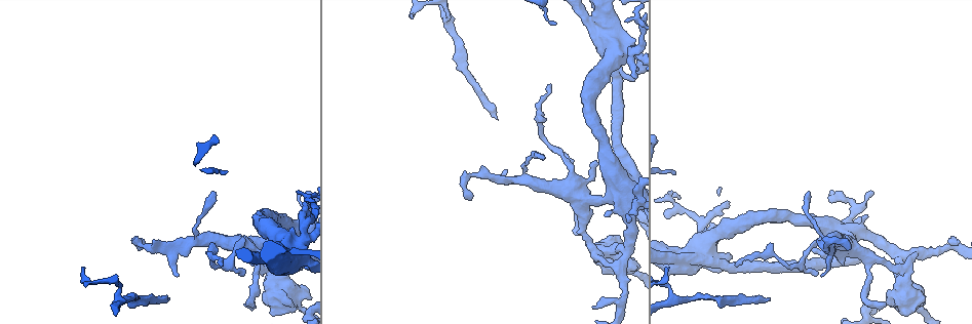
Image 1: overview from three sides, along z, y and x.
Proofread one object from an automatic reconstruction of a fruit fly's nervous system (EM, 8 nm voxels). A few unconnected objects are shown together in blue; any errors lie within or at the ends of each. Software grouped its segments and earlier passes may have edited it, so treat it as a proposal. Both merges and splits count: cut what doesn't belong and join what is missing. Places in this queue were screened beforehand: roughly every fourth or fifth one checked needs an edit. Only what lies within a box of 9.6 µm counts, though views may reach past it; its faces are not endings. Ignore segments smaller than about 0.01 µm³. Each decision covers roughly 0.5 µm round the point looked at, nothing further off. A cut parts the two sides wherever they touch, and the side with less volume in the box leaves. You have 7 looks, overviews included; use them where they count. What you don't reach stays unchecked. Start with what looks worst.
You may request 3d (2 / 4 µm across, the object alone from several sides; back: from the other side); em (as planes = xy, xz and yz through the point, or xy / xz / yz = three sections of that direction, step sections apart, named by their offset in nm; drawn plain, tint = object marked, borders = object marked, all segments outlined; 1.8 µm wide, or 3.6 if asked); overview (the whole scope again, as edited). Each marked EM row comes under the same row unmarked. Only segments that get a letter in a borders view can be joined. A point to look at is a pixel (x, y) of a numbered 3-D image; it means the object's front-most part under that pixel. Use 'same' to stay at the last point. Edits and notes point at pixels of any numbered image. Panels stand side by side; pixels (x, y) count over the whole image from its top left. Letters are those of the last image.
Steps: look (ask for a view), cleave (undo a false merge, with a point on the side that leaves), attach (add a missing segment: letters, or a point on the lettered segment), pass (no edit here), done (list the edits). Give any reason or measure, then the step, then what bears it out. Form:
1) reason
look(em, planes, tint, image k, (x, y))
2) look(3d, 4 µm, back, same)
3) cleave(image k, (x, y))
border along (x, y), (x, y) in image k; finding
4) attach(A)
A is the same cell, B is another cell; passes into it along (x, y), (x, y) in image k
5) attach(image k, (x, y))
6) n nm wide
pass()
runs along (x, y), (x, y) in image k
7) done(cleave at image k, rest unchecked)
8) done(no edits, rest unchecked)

end of a long branch
look(em, xy, step 8, tint, image 1, (498, 119))

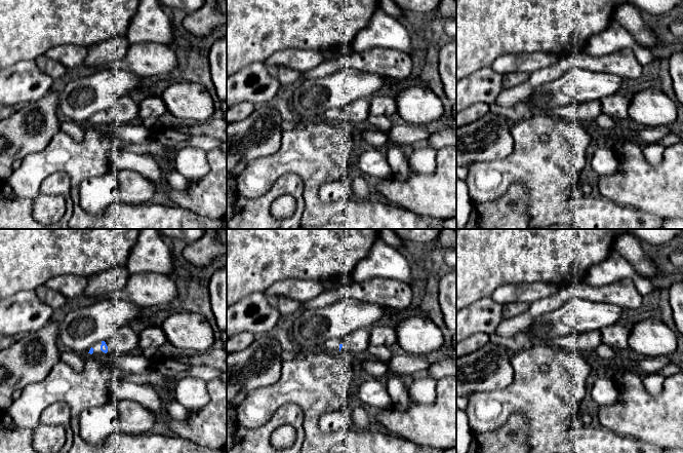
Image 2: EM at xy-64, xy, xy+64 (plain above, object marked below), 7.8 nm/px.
look(em, planes, tint, same)

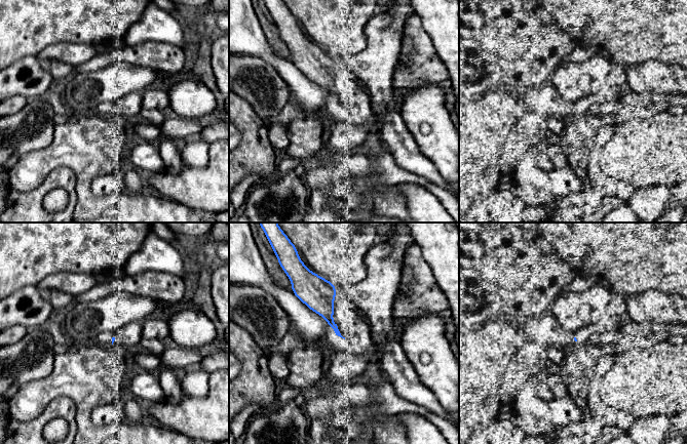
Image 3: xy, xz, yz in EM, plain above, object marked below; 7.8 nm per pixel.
look(em, planes, borders, same)

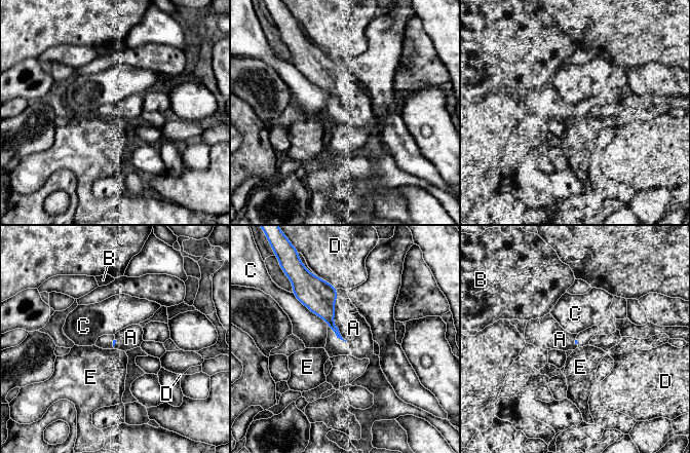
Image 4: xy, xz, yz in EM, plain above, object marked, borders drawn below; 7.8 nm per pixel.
attach(A)
A is the same cell, B, C, D and E are other cells; it goes on there

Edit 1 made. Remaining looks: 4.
look(3d, 4 µm, image 1, (272, 260))

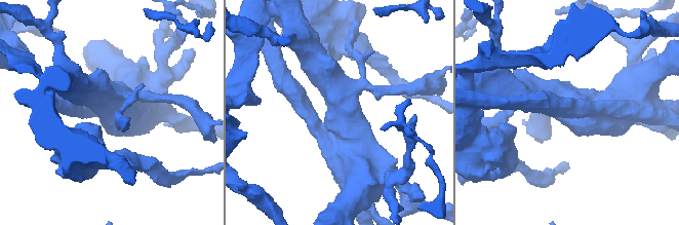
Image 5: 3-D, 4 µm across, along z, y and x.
now the EM
look(em, 3.6 µm, planes, tint, image 5, (585, 110))

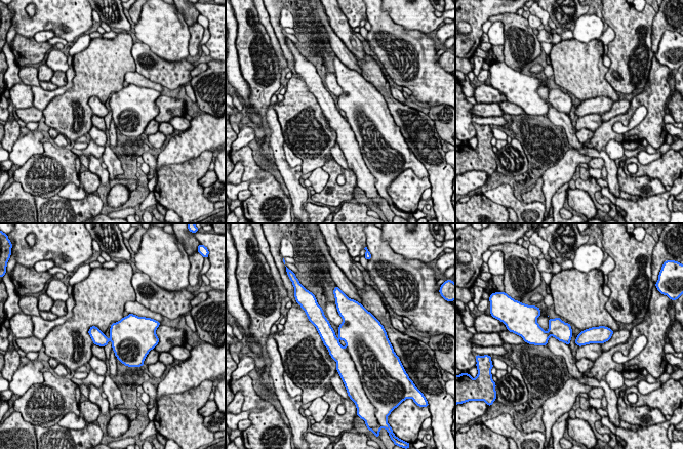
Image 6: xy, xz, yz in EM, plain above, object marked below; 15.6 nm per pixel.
look(em, 3.6 µm, planes, borders, same)

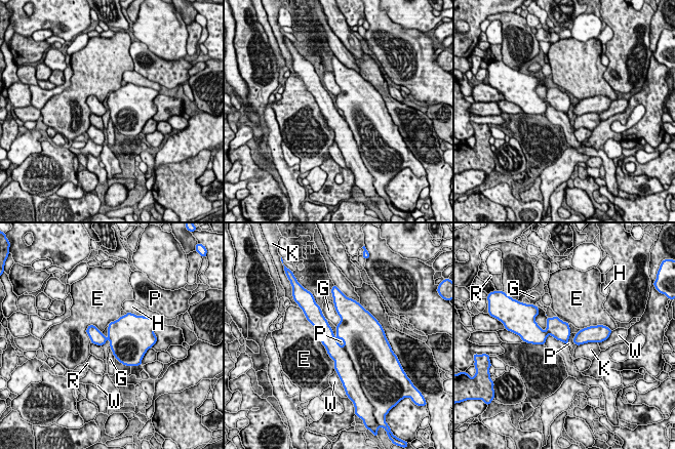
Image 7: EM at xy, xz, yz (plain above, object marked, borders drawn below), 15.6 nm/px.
cleave(image 7, (344, 367))
E, G, H, K, P, R and W are other cells; two neurons meet here

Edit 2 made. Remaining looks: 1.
thin end
look(em, 3.6 µm, planes, borders, image 1, (736, 264))

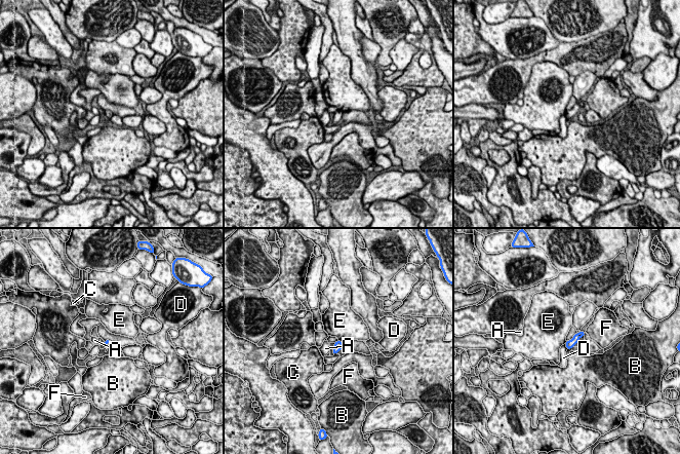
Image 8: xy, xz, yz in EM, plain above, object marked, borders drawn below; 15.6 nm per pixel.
pass()
A, B, C, D, E and F are other cells; border along (338, 340), (342, 342) in image 8; none of them fits

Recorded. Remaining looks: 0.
done(attach at image 4, cleave at image 7, rest unchecked)

